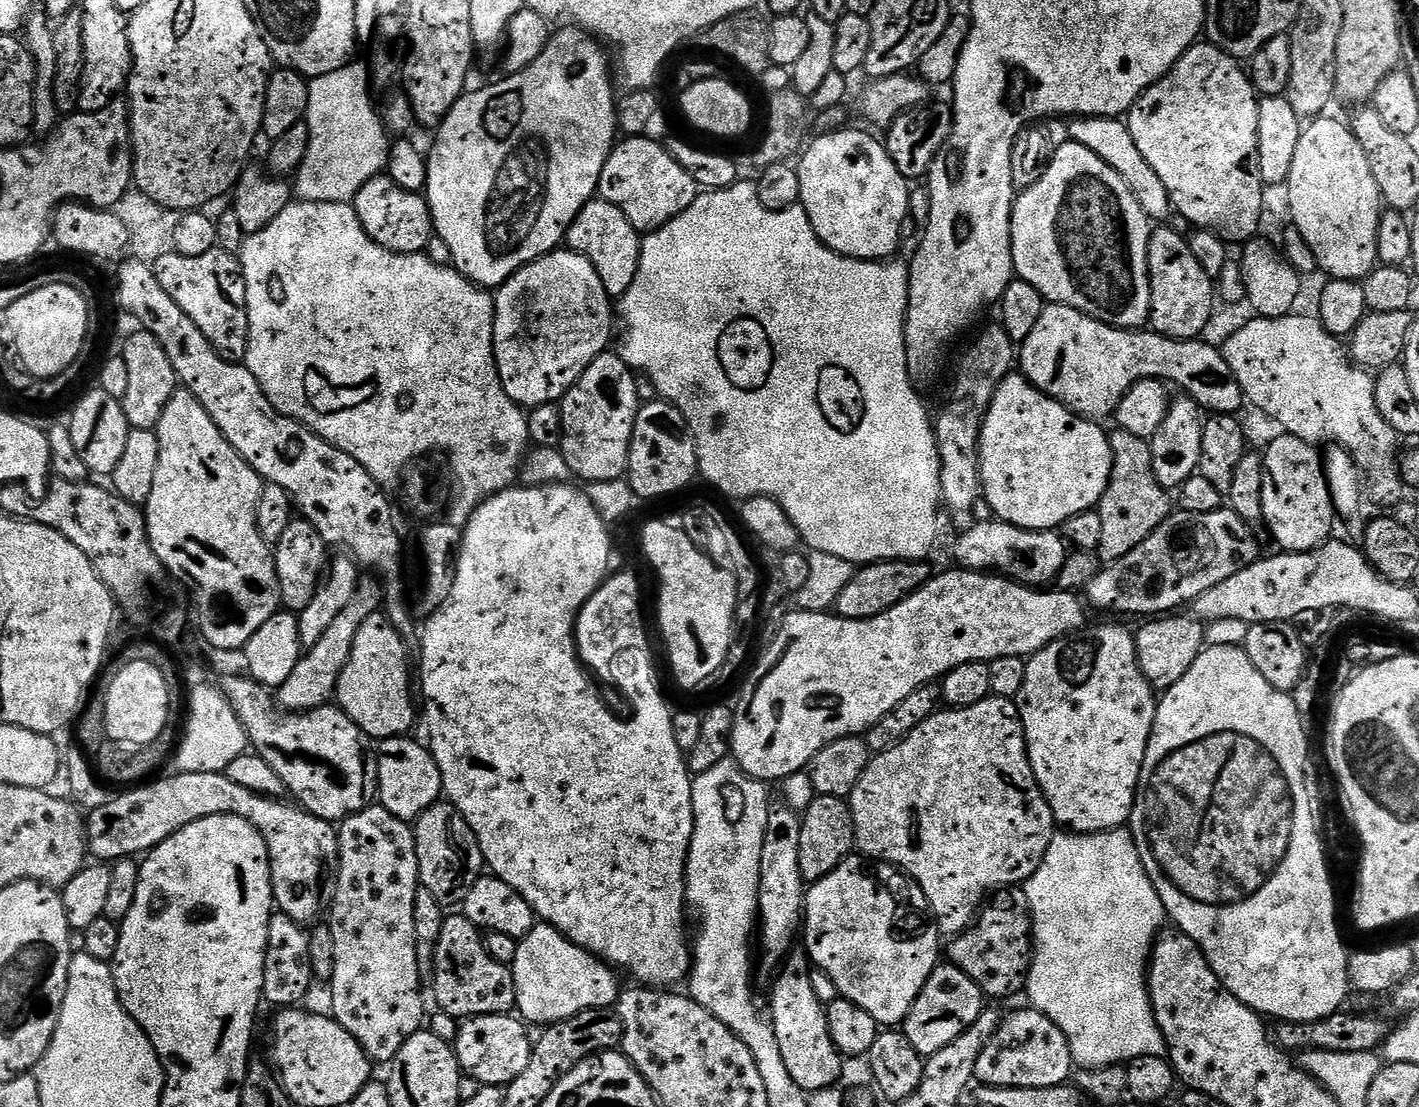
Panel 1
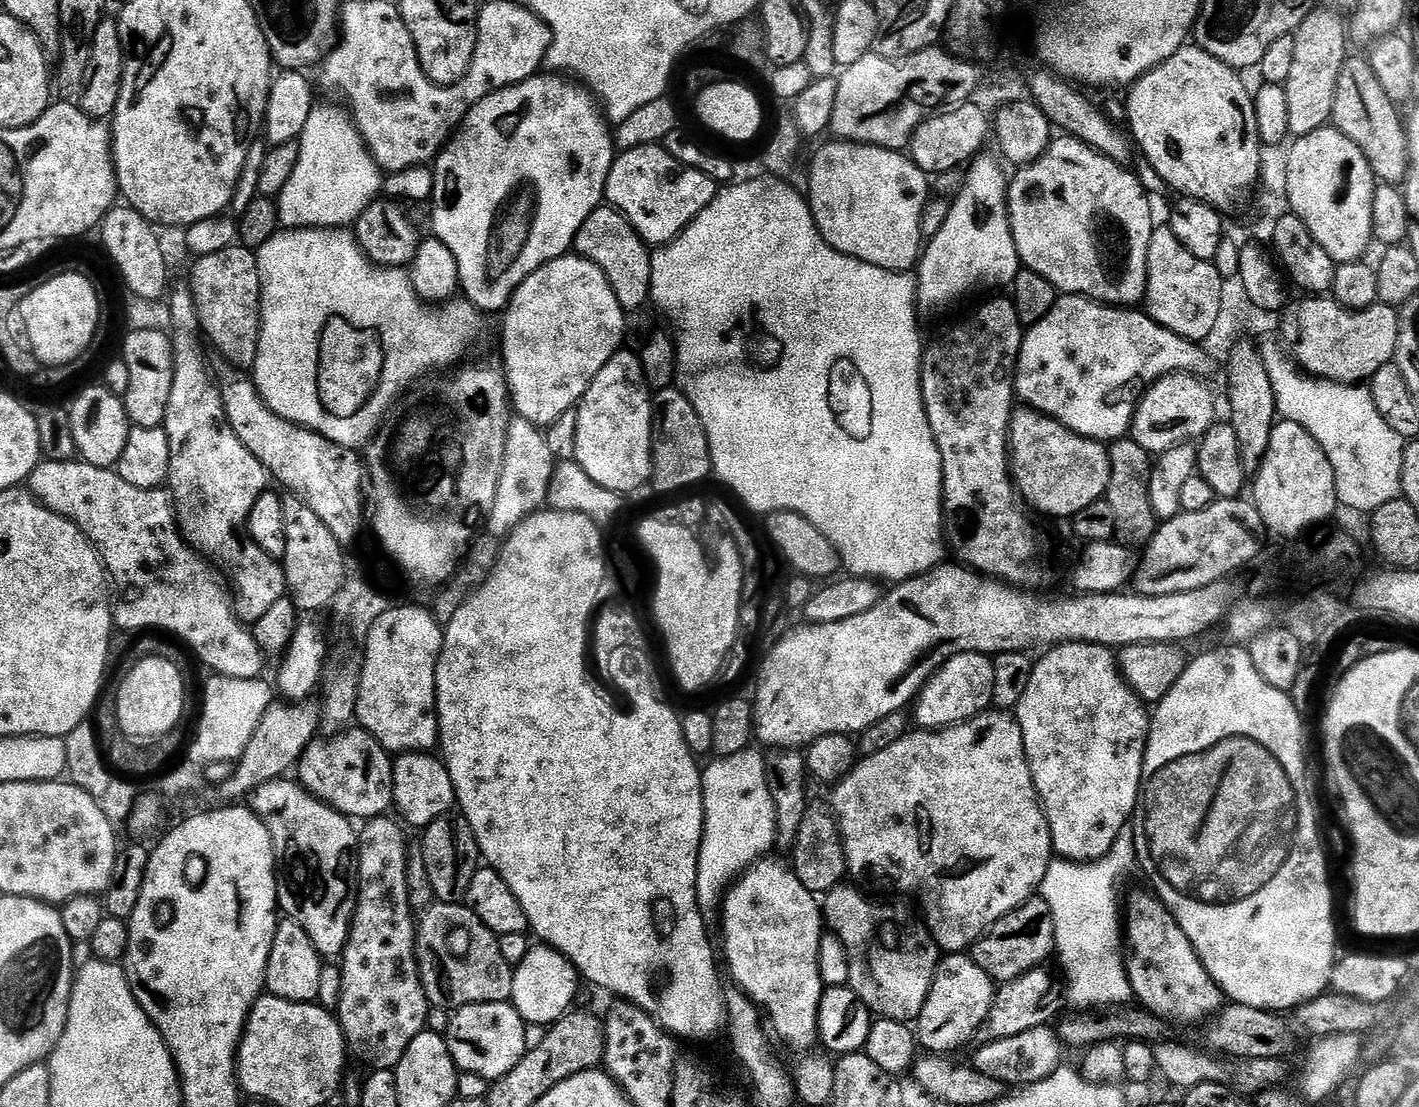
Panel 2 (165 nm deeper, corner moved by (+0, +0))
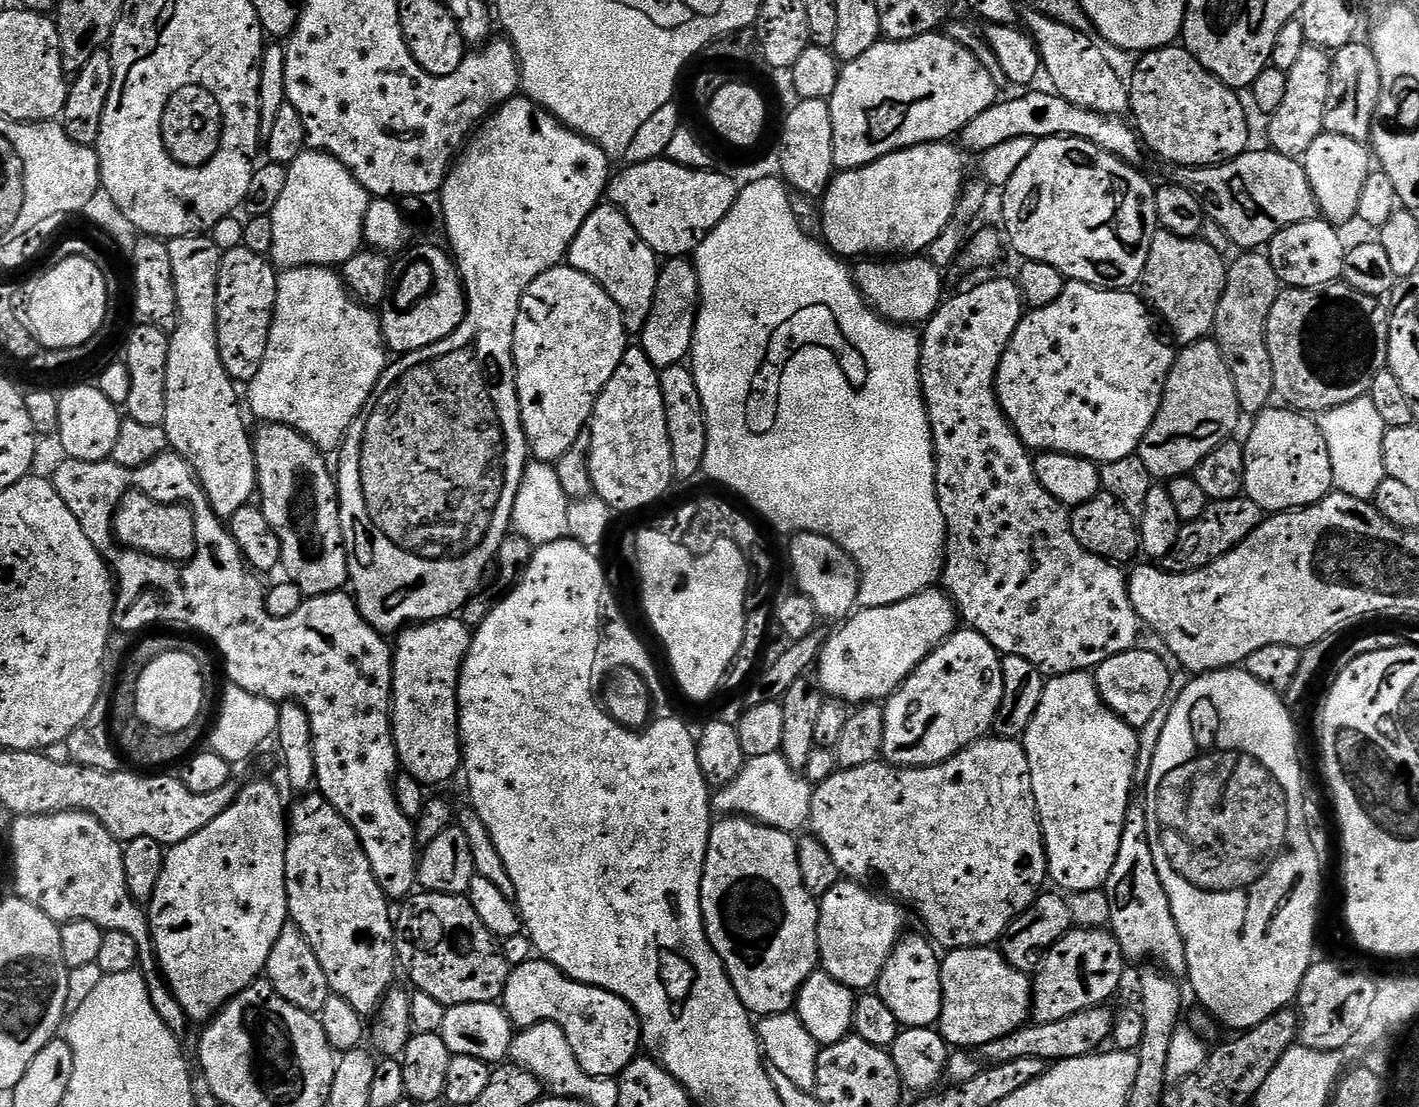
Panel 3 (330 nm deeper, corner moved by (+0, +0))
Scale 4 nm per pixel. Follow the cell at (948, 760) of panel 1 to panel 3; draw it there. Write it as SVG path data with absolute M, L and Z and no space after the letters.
M985 738L964 748L954 758L929 768L894 768L887 762L877 762L838 770L826 782L815 785L812 793L812 818L810 832L819 838L822 846L830 850L830 858L838 865L841 877L857 882L867 881L867 876L877 876L885 884L887 895L898 898L901 905L913 908L924 919L923 931L941 949L986 948L995 945L1004 931L1035 902L1049 879L1048 855L1044 849L1044 832L1040 829L1040 816L1036 812L1036 799L1030 782L1030 762L1019 739Z

